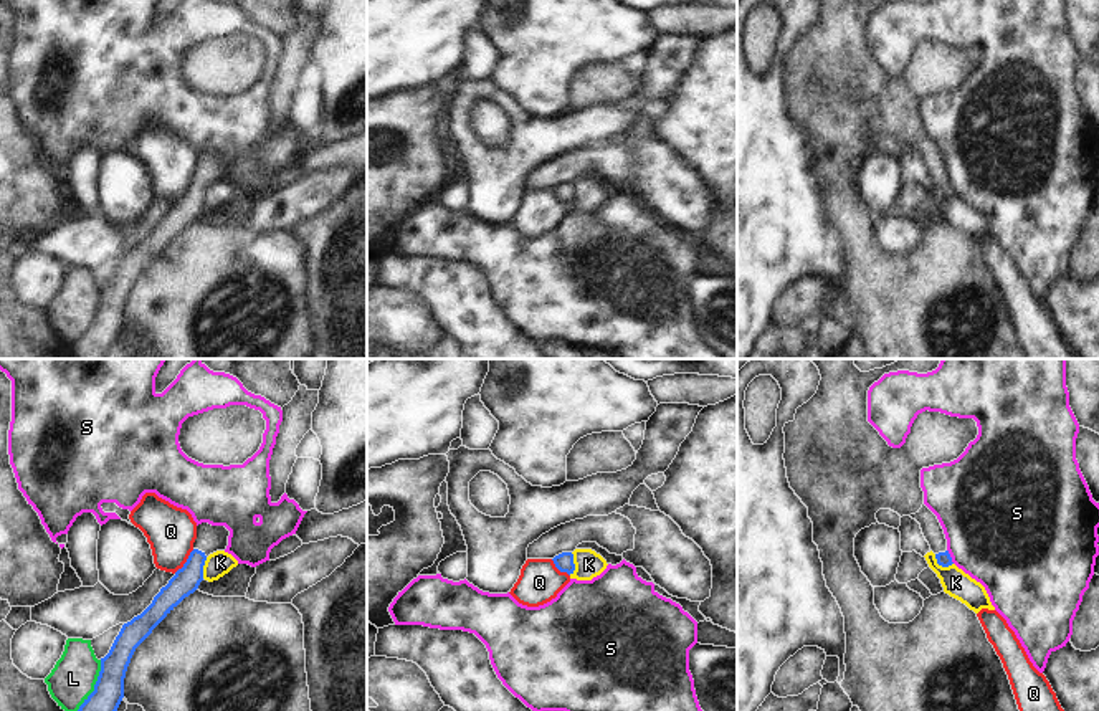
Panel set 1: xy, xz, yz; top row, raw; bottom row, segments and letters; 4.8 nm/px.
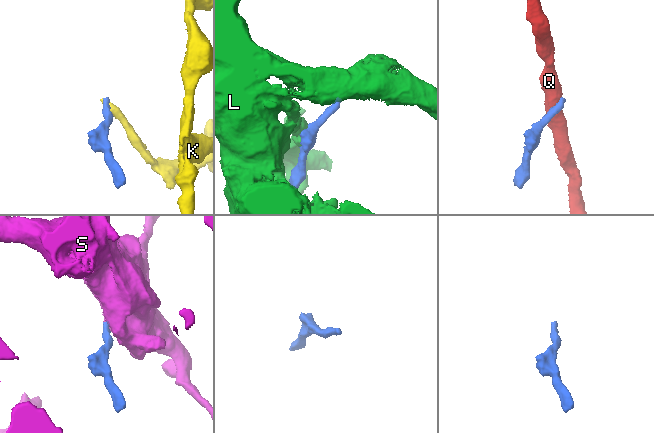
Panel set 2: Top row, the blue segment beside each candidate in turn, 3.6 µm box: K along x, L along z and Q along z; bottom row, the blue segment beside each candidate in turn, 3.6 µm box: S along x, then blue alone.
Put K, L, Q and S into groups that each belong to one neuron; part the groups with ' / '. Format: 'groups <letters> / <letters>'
groups K / L / Q / S

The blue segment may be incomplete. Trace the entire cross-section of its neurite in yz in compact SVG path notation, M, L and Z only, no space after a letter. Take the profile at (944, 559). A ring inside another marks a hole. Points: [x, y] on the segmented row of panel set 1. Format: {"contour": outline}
{"contour": "M925 506L911 514L921 524L922 534L930 546L930 551L935 554L937 564L942 567L952 565L952 557L947 551L947 539L937 516Z"}

